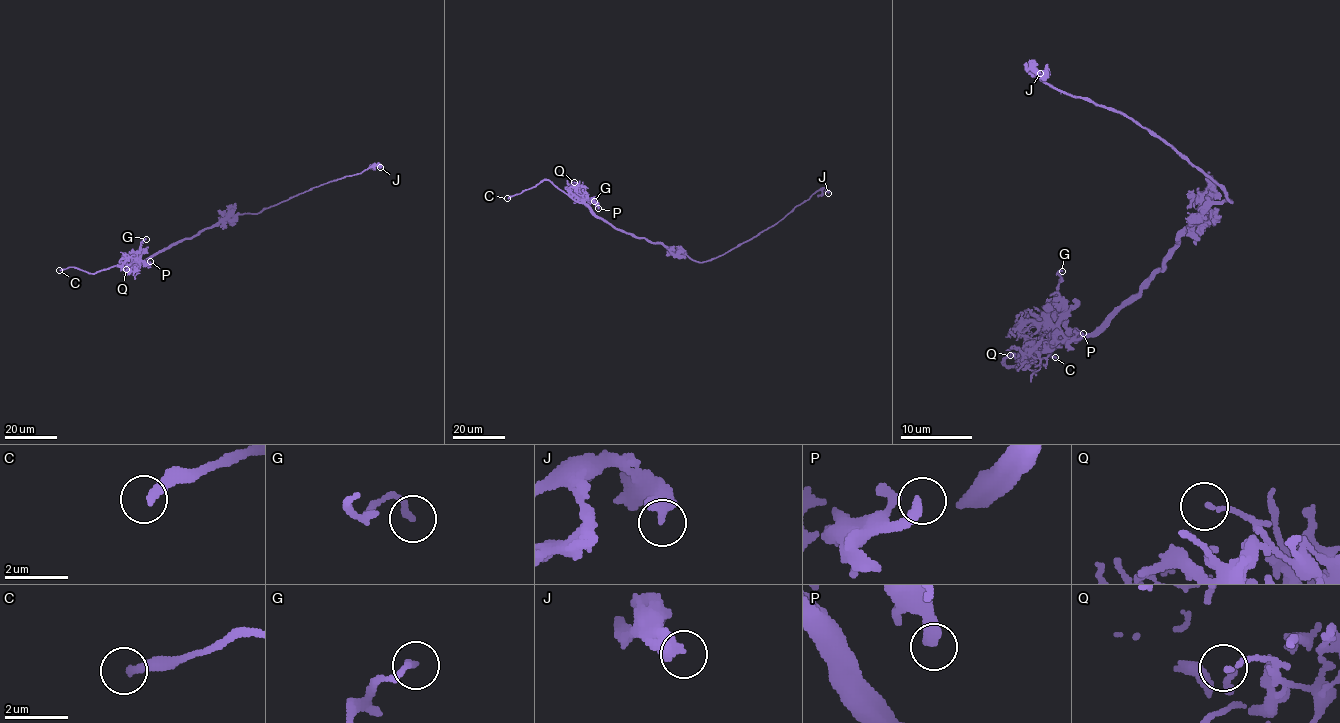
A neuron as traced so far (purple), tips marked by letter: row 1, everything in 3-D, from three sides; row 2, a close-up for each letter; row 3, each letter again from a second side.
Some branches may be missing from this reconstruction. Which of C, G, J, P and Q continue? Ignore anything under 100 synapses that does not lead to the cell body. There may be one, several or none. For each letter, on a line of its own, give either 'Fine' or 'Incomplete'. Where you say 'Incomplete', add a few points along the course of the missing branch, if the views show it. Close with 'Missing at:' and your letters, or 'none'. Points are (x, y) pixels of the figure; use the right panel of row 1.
C: Incomplete. Course of what is missing: (1055, 357), (1119, 375), (1139, 375), (1159, 389)
G: Fine
J: Fine
P: Fine
Q: Fine
Missing at: C

